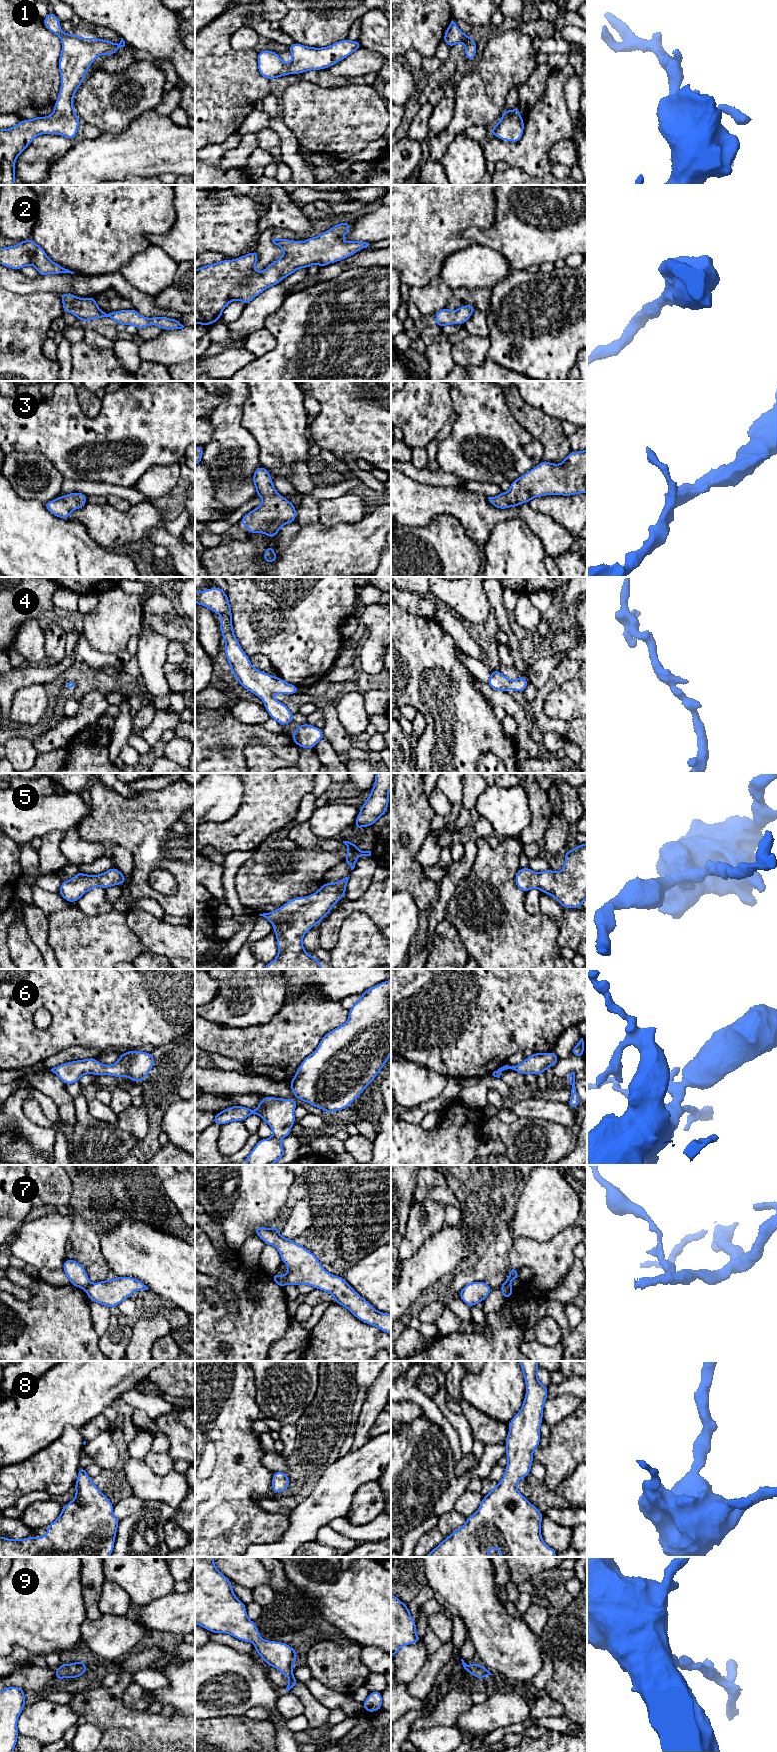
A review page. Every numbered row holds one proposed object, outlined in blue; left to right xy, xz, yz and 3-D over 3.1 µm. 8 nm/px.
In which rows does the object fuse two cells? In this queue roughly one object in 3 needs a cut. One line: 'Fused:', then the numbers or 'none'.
Fused: 7

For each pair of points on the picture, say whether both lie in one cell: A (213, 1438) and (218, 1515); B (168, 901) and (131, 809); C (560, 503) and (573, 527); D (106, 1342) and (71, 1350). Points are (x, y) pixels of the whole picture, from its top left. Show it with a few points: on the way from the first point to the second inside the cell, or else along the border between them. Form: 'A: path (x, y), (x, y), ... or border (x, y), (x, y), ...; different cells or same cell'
A: path (213, 1457), (213, 1496); same cell
B: path (143, 884), (142, 834); same cell
C: path (566, 509), (573, 516), (573, 521); same cell
D: border (98, 1337), (98, 1347), (101, 1350); different cells

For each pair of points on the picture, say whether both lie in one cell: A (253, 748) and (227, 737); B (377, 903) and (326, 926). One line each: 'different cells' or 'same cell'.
A: different cells
B: same cell

